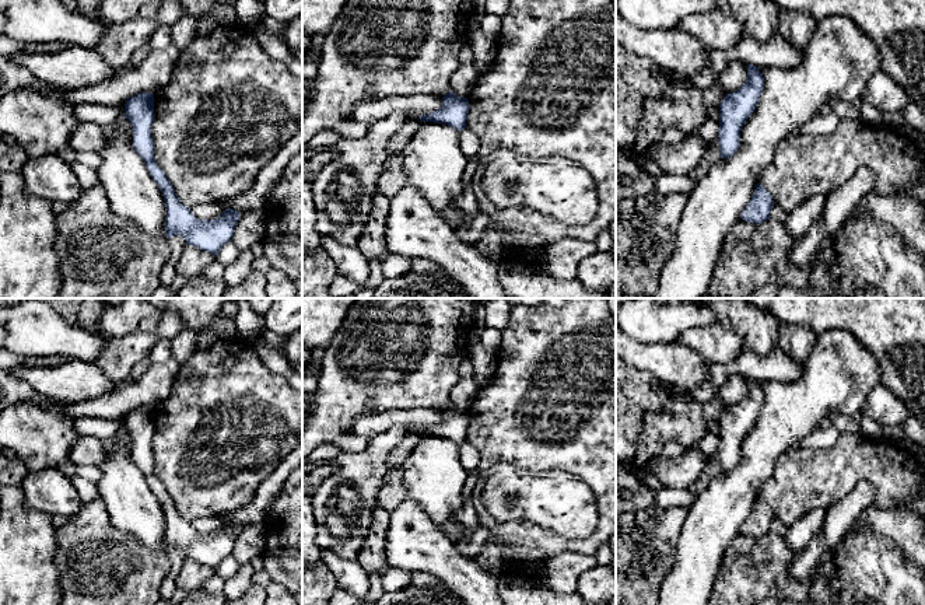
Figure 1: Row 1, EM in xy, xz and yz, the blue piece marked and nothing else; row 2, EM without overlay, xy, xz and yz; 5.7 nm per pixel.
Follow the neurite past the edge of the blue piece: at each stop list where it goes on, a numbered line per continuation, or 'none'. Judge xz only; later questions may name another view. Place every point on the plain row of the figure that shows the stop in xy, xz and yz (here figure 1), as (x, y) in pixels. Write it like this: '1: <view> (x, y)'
none

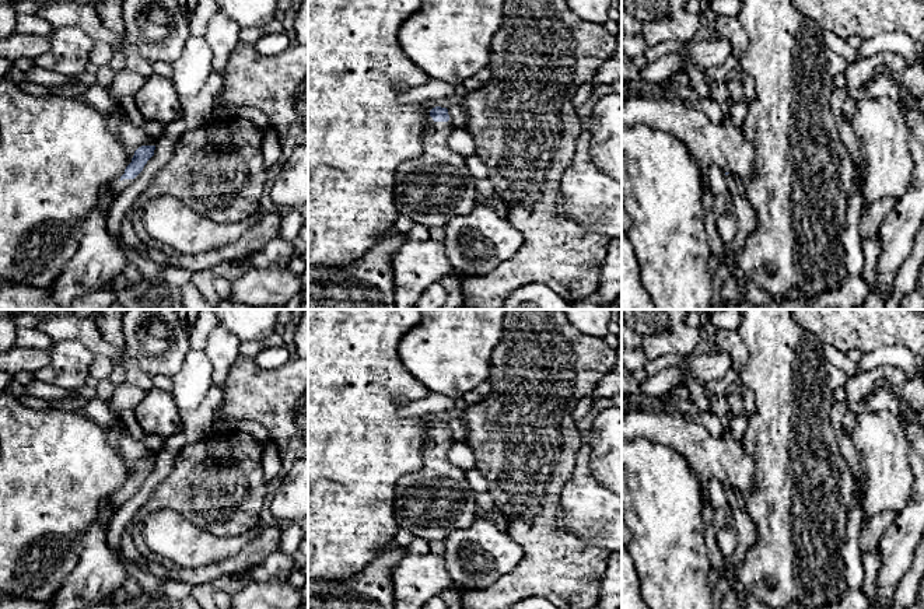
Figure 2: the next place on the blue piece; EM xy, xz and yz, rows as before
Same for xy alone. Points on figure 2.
1: xy (116, 500)

